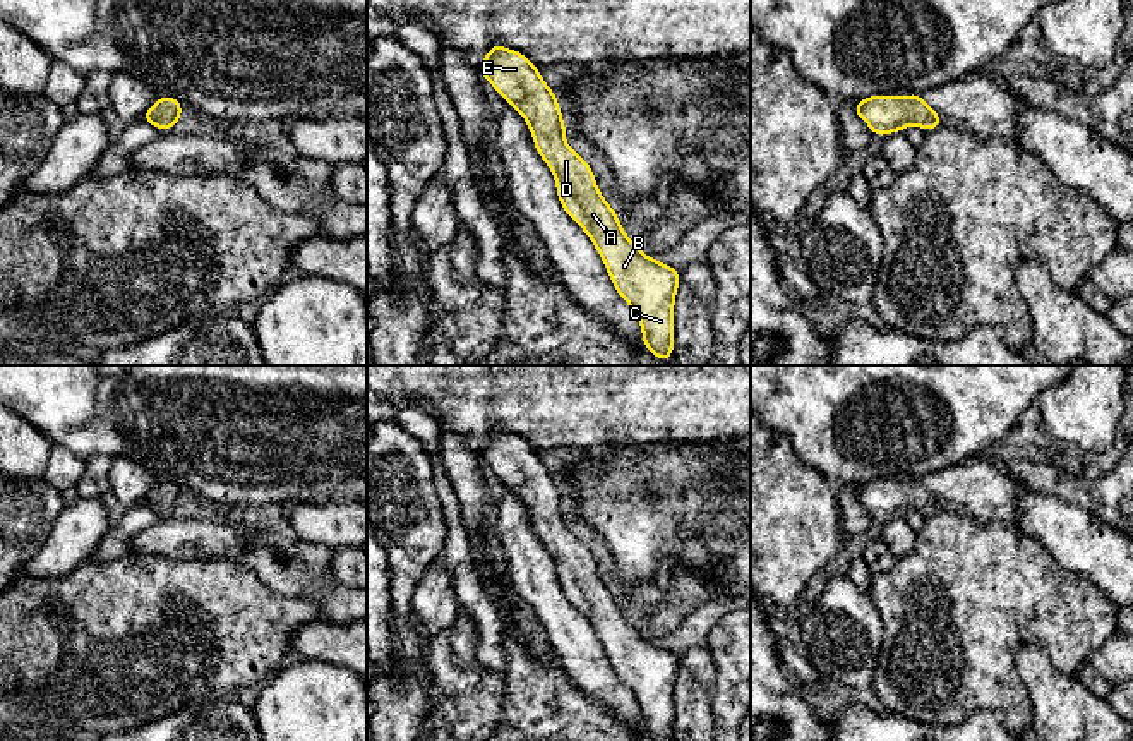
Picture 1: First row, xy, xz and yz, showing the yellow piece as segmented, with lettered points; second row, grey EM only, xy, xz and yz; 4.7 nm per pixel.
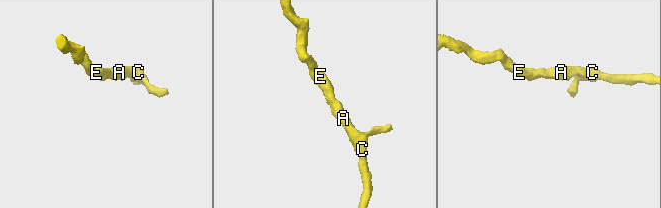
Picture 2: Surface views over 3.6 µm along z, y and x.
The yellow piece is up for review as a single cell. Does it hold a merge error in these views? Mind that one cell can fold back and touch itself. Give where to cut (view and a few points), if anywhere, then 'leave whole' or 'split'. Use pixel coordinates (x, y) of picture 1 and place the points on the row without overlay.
no cut | leave whole

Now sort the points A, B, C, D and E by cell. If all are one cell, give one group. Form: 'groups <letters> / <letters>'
groups A B C D E

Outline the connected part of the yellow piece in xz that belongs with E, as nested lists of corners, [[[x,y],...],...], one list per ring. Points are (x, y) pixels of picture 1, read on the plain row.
[[[492,431],[482,460],[526,503],[535,532],[550,551],[564,595],[590,619],[619,679],[634,693],[644,731],[672,741],[679,657],[644,640],[600,580],[590,549],[566,528],[555,479],[523,437]]]

